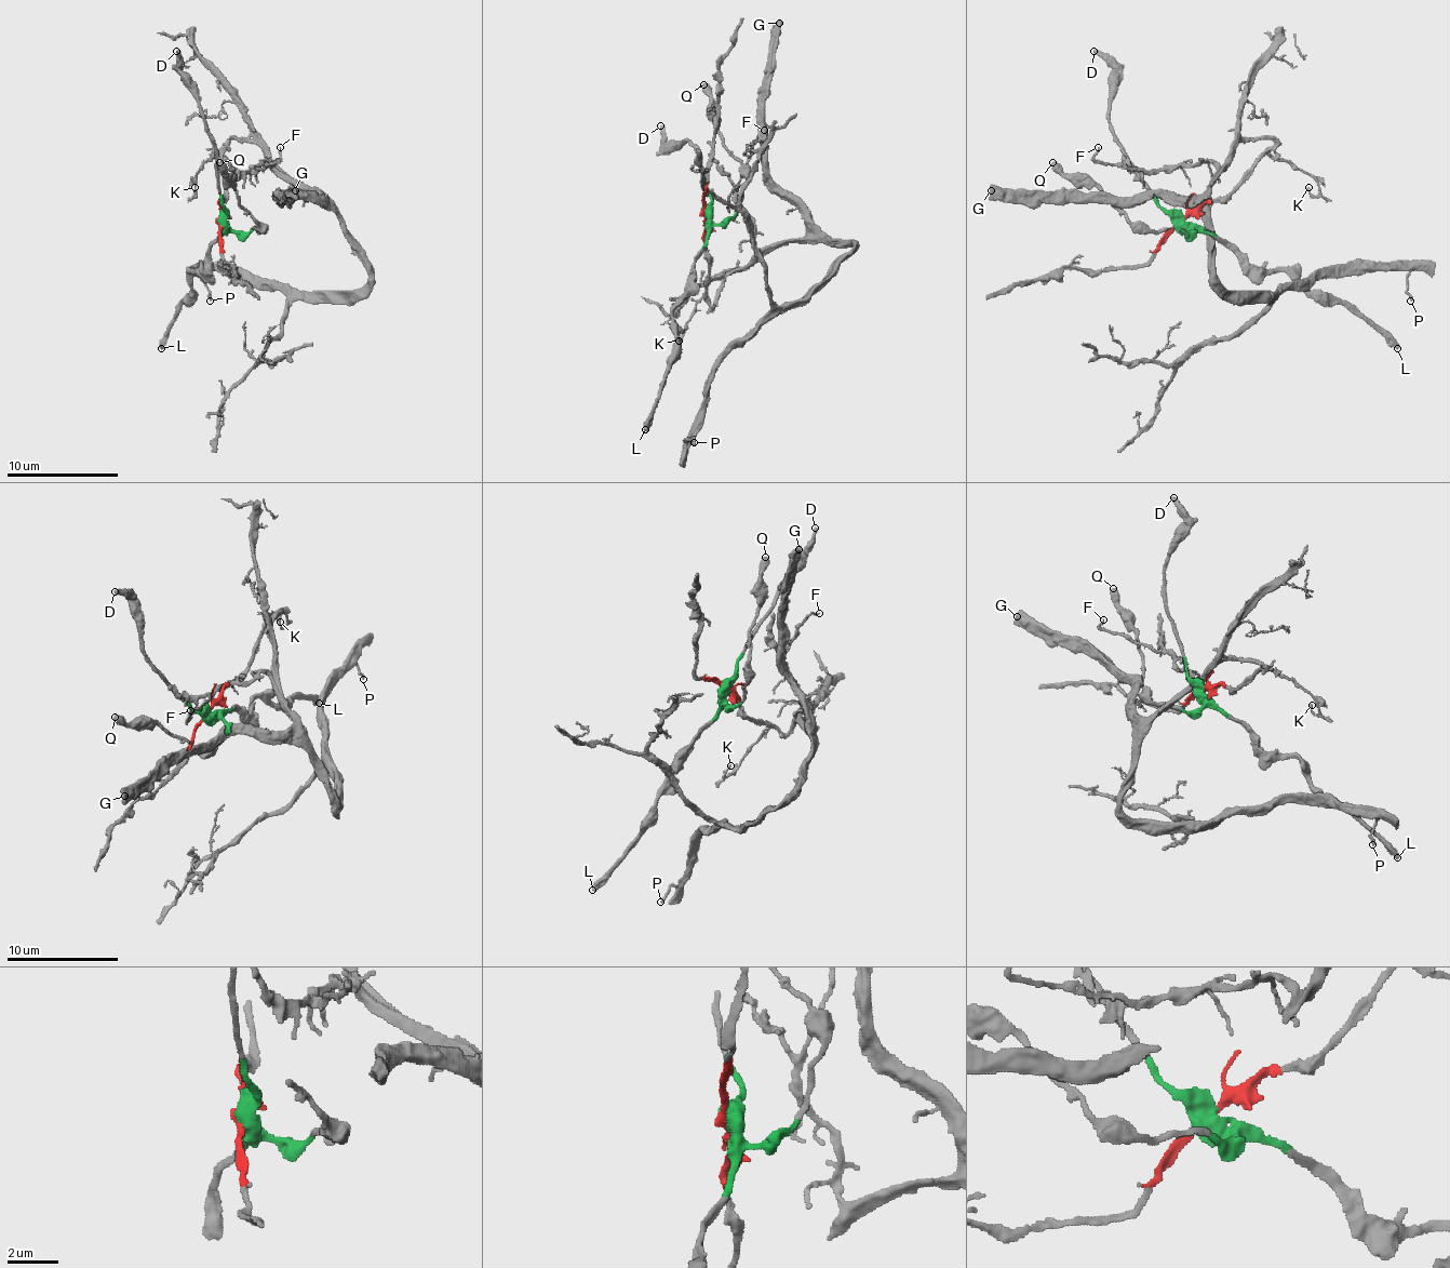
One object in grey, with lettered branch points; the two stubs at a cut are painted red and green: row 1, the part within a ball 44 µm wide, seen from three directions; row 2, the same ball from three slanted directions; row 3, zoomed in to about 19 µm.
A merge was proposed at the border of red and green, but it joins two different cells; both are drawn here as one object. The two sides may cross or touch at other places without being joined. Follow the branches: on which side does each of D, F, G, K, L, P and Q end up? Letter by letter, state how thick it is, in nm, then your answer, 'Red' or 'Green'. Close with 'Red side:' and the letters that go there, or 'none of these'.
D: Thickness 240 nm. Green
F: Thickness 110 nm. Red
G: Thickness 650 nm. Red
K: Thickness 140 nm. Red
L: Thickness 440 nm. Green
P: Thickness 150 nm. Red
Q: Thickness 550 nm. Green
Red side: F, G, K, P

